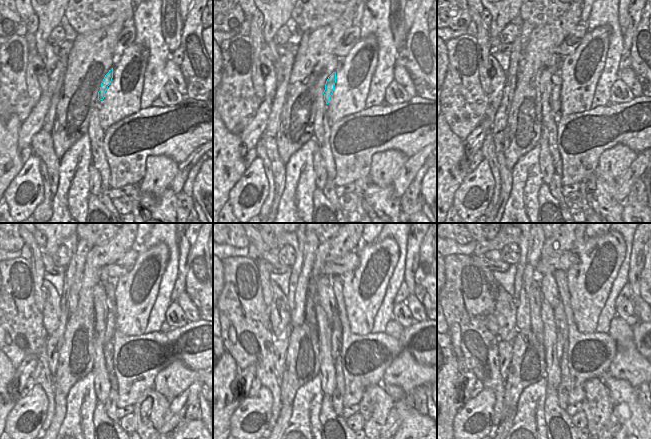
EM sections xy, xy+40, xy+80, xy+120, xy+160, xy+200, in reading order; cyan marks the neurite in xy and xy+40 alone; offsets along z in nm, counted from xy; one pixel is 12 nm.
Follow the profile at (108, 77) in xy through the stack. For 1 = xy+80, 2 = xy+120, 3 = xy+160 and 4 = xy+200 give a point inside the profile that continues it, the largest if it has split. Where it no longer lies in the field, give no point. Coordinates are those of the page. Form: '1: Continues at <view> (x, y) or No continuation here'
1: Continues at xy+80 (555, 103)
2: Continues at xy+120 (110, 328)
3: Continues at xy+160 (336, 332)
4: Continues at xy+200 (560, 339)

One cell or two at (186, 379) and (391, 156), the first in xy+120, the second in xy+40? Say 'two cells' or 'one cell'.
one cell

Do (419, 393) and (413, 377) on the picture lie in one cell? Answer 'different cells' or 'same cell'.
different cells

